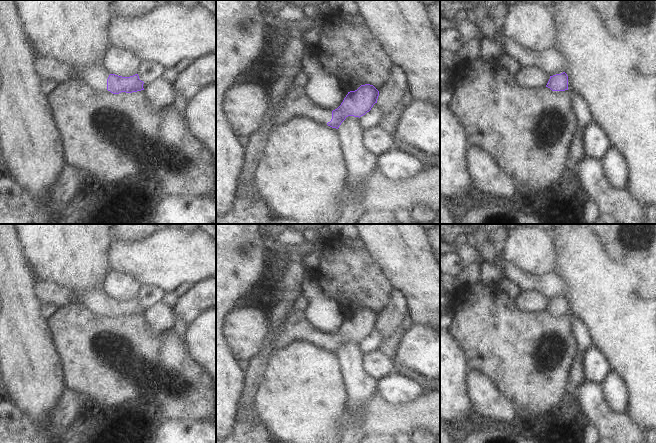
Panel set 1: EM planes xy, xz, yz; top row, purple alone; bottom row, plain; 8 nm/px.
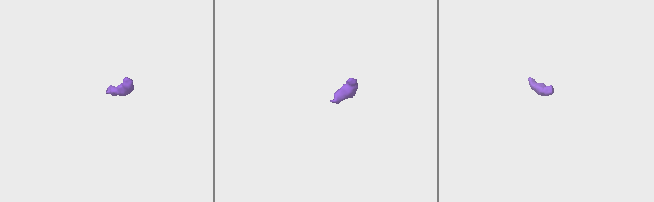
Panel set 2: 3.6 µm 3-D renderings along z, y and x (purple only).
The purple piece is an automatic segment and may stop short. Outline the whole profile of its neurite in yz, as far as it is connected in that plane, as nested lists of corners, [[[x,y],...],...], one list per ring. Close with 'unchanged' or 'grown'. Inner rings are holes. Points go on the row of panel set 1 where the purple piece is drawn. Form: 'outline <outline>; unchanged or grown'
outline [[[565,72],[550,76],[546,85],[552,91],[565,91],[568,90],[568,76]]]; unchanged

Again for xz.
outline [[[361,85],[357,90],[348,92],[341,105],[332,111],[315,103],[305,86],[292,86],[278,105],[279,109],[270,110],[265,121],[276,127],[296,117],[306,117],[338,129],[348,116],[360,118],[369,112],[377,103],[378,96],[379,91],[373,85]]]; grown

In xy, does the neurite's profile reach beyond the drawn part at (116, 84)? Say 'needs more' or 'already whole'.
needs more

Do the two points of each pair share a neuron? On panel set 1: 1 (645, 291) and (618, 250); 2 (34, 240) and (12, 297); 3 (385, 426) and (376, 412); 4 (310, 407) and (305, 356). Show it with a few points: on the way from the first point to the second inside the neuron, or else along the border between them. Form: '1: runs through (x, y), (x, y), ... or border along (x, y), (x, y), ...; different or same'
1: runs through (645, 279), (645, 270), (630, 255); same
2: border along (19, 235), (26, 256), (37, 276); different
3: runs through (385, 423), (379, 415); same
4: runs through (310, 394), (310, 379), (305, 374), (305, 369); same

